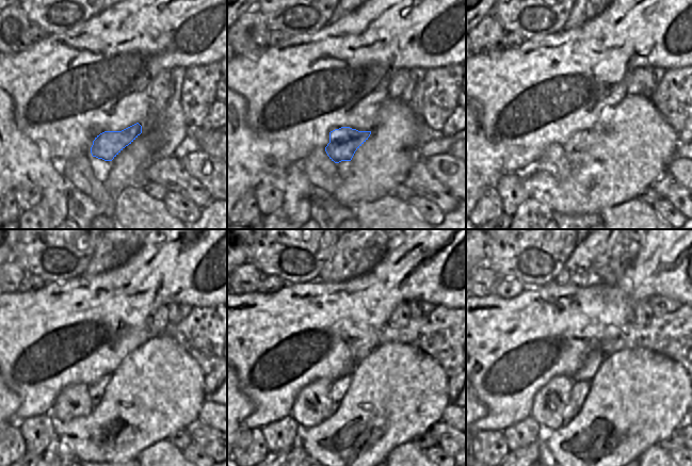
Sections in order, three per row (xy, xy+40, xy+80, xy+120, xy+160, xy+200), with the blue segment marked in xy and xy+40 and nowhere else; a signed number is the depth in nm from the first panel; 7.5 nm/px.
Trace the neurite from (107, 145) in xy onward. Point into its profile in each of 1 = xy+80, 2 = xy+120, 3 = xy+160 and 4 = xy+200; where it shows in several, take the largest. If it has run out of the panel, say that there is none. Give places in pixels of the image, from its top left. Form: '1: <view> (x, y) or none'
1: xy+80 (576, 148)
2: xy+120 (96, 390)
3: xy+160 (339, 387)
4: xy+200 (580, 388)

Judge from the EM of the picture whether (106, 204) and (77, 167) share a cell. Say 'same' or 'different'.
same

